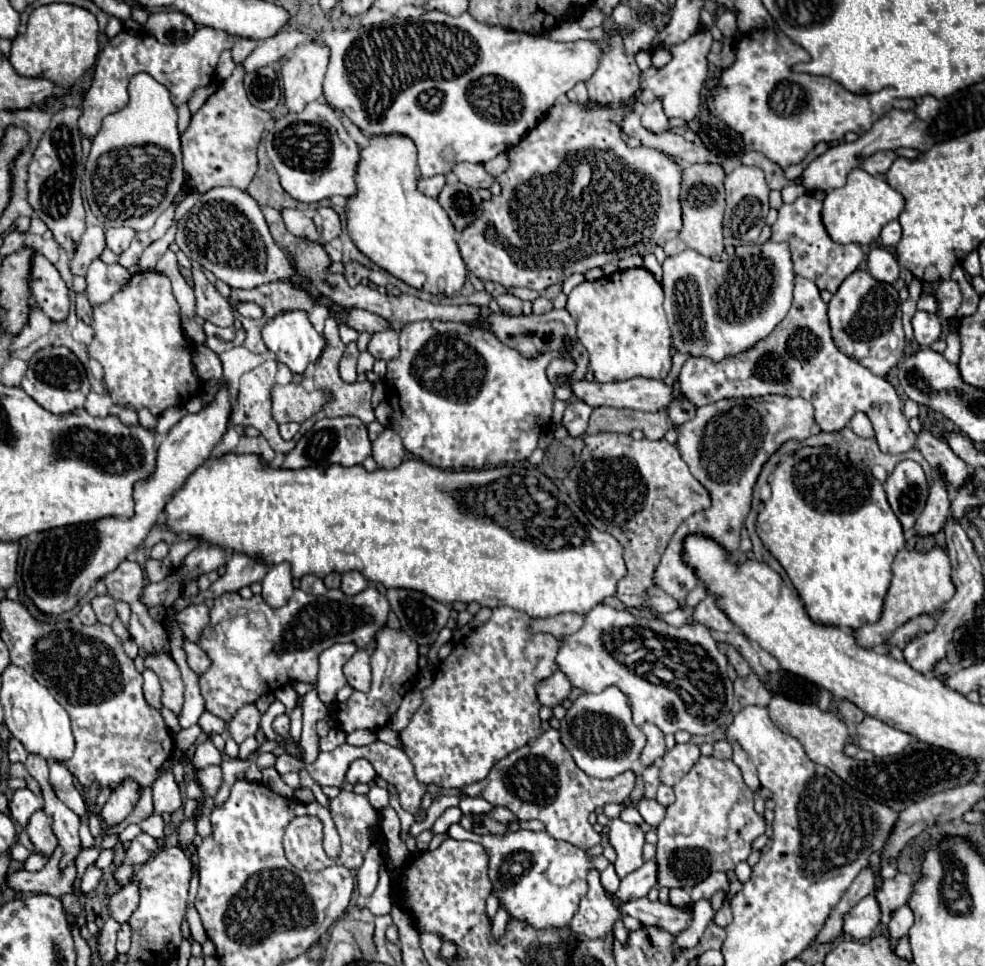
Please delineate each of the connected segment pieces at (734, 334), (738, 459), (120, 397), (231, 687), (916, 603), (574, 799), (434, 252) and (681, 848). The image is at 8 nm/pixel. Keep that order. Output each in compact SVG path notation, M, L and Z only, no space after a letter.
M766 241L764 245L740 245L736 247L734 255L728 257L728 261L714 261L710 257L704 257L692 249L682 251L676 257L668 257L662 263L664 269L664 311L668 315L672 335L674 335L674 347L678 351L690 353L690 355L704 355L710 359L724 359L728 355L738 355L740 351L746 351L752 347L752 343L768 337L776 323L784 319L788 313L788 307L792 305L792 259L786 243L774 243Z
M766 395L760 399L722 399L704 405L696 411L696 417L680 425L678 451L688 463L692 475L710 491L712 507L688 517L672 537L662 561L656 567L656 585L680 599L680 607L686 607L686 595L700 581L696 573L684 563L680 551L684 535L702 533L716 539L730 553L740 547L740 529L752 505L752 491L756 479L770 459L786 441L808 439L814 431L812 403L806 399L788 399L782 395Z
M136 273L130 283L118 291L108 303L94 307L94 341L88 347L88 355L102 363L104 367L104 385L112 403L128 405L136 411L142 407L150 409L154 417L158 417L168 407L184 405L190 397L194 397L200 389L200 379L194 373L192 363L192 345L182 333L180 325L180 305L172 295L170 279L162 273Z
M368 587L354 597L344 595L340 589L328 589L324 595L308 595L296 589L292 599L280 609L268 607L260 595L254 595L252 599L242 599L238 593L220 595L214 607L210 609L210 625L204 629L204 635L200 637L198 643L212 659L212 667L200 677L206 709L228 723L244 703L254 703L258 701L258 697L274 693L276 689L288 683L296 681L316 683L318 657L324 649L336 643L356 643L358 649L370 647L370 643L376 639L376 633L386 625L388 613L390 613L388 599L374 587Z
M934 547L930 551L900 551L894 559L894 567L892 567L892 583L886 595L886 603L884 603L884 611L878 623L874 625L864 625L860 629L856 629L856 641L862 647L876 647L882 645L890 639L890 635L902 627L906 621L922 615L922 613L934 613L938 609L944 607L944 603L948 603L956 591L950 575L952 575L952 565L948 559L948 551L944 547Z
M548 729L538 739L498 761L486 779L466 785L462 795L482 797L496 807L506 807L522 821L538 819L554 839L564 839L580 849L590 849L600 843L600 835L588 821L590 813L598 807L604 807L606 803L624 801L634 785L636 775L632 771L606 781L588 777L576 767L572 755L568 755L566 747L560 743L560 733L556 729Z
M376 135L370 137L370 145L360 149L362 159L356 173L358 193L348 199L348 231L356 247L370 257L378 267L388 271L390 275L402 279L414 289L432 293L432 295L446 295L452 297L464 287L468 267L460 257L458 243L454 241L454 227L440 207L440 203L432 197L422 195L416 189L416 147L404 135Z
M704 757L674 785L676 801L658 825L656 865L658 885L690 891L714 871L732 871L752 853L752 841L766 831L766 821L754 809L754 797L732 759Z

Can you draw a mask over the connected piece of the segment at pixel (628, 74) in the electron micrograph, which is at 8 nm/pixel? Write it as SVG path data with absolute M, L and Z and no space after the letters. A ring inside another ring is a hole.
M562 21L556 27L552 27L550 31L546 31L546 35L550 35L552 41L590 39L590 41L596 41L600 45L602 55L600 55L598 69L586 81L586 89L590 93L590 101L594 101L594 103L612 103L612 101L620 101L620 99L630 99L636 93L636 89L640 87L640 75L642 75L642 71L638 69L634 55L626 55L624 45L622 45L622 37L620 37L618 31L606 29L604 25L594 27L594 29L580 29L580 25L574 23L574 21Z

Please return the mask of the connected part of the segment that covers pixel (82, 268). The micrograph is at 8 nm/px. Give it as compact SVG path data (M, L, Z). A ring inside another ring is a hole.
M90 225L82 239L80 239L80 247L76 249L76 255L72 257L70 261L70 267L72 267L72 273L74 275L86 275L88 271L88 265L94 261L94 259L100 259L102 251L106 249L106 237L104 237L104 229L102 227L96 227L96 225Z

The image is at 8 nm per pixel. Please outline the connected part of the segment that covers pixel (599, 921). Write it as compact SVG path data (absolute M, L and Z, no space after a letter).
M596 869L588 873L588 885L590 889L580 901L580 909L574 915L570 927L588 939L604 939L614 931L614 923L622 917L622 913L614 907L600 885L600 873Z

